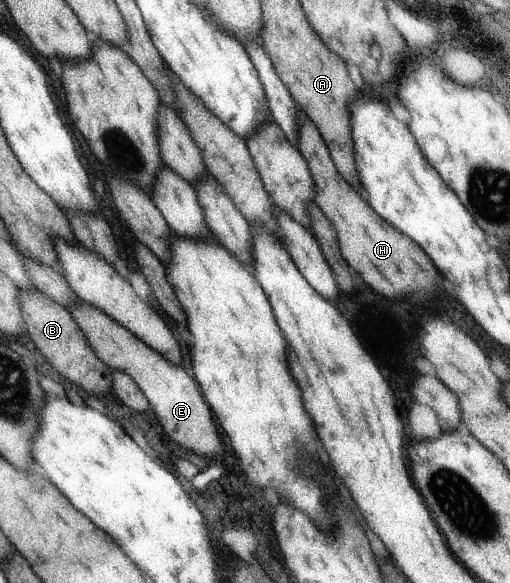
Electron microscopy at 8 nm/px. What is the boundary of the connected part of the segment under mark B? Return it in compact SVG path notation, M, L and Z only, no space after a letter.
M39 288L19 290L20 308L23 312L26 336L40 349L48 366L54 367L59 374L77 384L86 392L100 398L111 389L112 369L104 364L87 345L86 337L77 327L78 323L61 304L46 296Z

